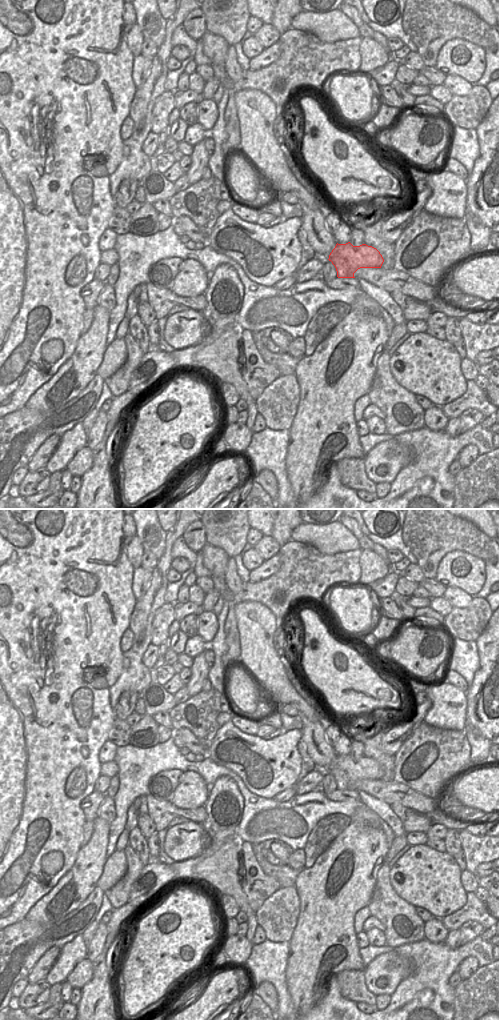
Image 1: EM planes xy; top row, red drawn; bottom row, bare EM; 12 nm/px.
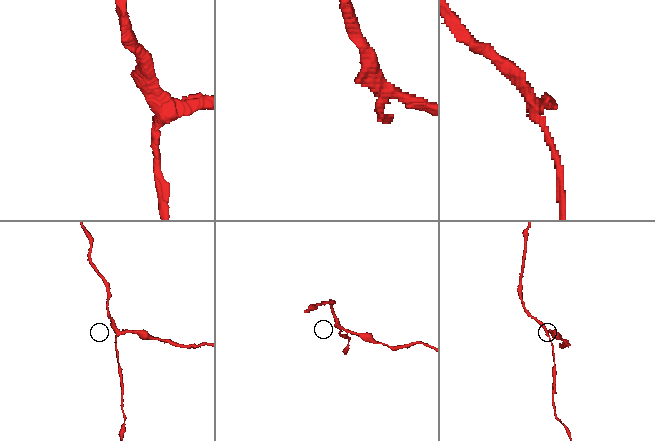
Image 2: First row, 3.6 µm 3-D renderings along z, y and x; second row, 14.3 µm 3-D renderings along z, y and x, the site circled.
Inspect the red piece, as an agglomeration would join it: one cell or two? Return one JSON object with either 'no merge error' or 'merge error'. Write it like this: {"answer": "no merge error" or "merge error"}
{"answer": "merge error"}

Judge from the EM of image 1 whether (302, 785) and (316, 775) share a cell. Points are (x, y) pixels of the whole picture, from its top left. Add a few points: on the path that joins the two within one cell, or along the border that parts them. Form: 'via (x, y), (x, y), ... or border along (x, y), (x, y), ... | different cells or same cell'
via (305, 784), (313, 778) | same cell

